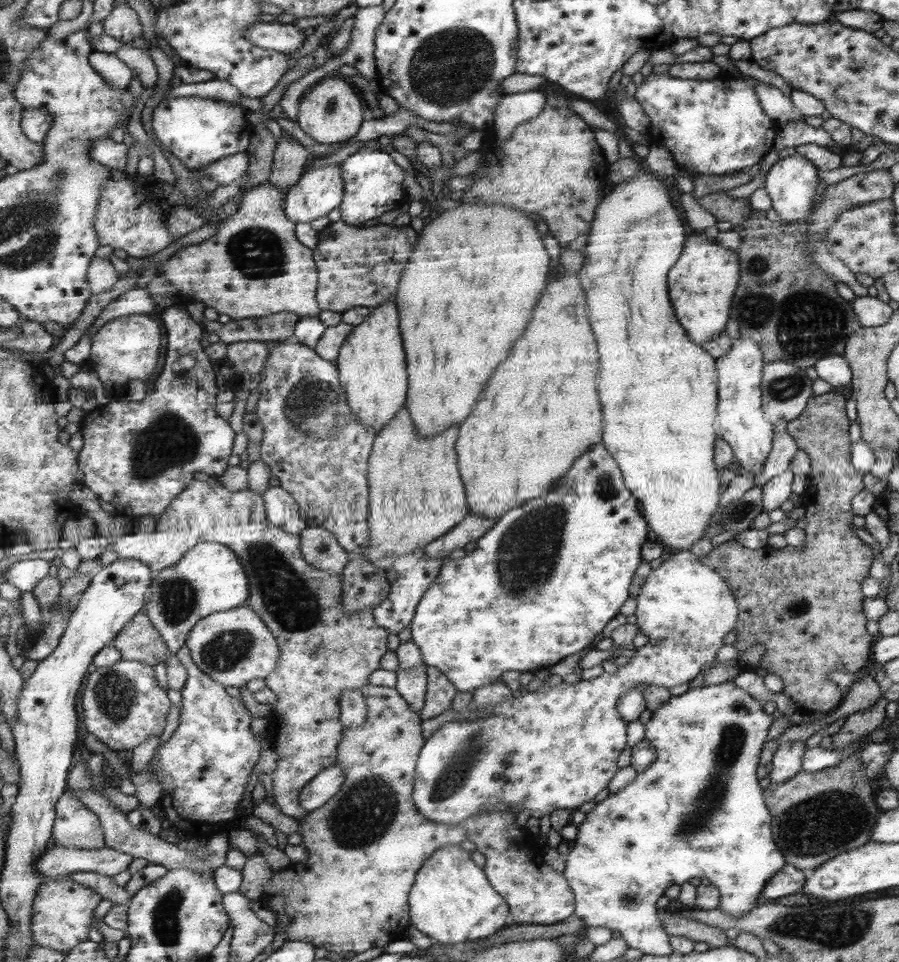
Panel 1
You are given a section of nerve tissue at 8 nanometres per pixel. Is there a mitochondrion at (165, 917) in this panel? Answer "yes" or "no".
yes

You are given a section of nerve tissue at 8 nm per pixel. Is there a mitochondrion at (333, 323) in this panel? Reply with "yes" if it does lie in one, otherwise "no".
no

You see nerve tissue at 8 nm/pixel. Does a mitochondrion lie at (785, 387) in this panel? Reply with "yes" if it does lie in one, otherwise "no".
yes

